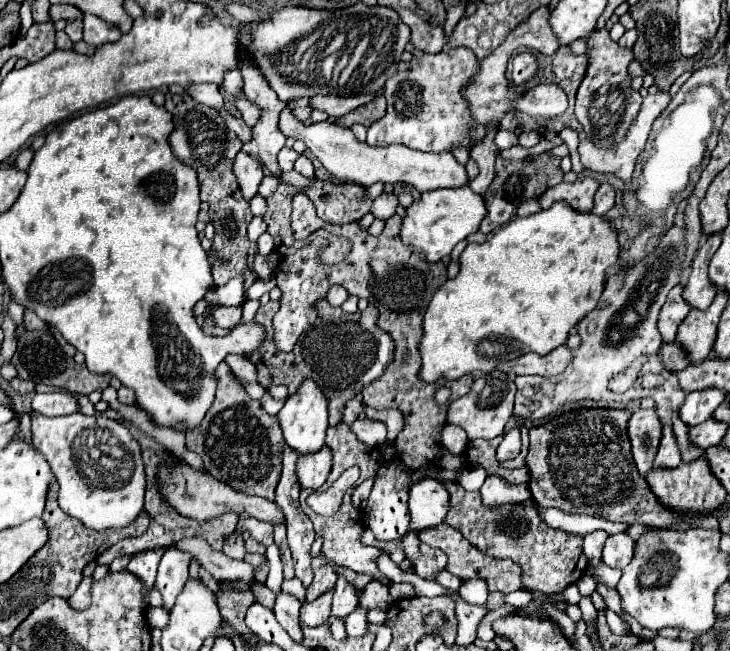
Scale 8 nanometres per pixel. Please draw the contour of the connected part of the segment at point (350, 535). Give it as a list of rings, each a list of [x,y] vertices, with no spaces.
[[[353,488],[351,490],[347,490],[347,494],[345,494],[345,498],[343,498],[343,502],[341,502],[341,506],[339,506],[339,510],[337,510],[337,514],[333,514],[333,516],[319,516],[319,514],[315,514],[309,506],[307,506],[307,496],[311,494],[309,490],[301,490],[301,504],[303,504],[303,512],[309,516],[309,520],[313,522],[313,526],[315,526],[315,532],[317,532],[317,536],[323,536],[323,548],[321,548],[321,554],[325,556],[325,558],[329,558],[333,564],[337,564],[337,566],[347,566],[347,568],[351,568],[351,570],[355,570],[357,574],[371,574],[373,578],[377,578],[377,580],[381,580],[381,582],[387,582],[387,578],[377,570],[377,566],[375,566],[375,558],[377,558],[377,554],[379,554],[379,550],[377,548],[371,548],[371,546],[365,546],[363,542],[361,542],[361,532],[363,532],[363,520],[361,520],[361,514],[353,508],[353,504],[351,504],[351,492],[353,492]]]

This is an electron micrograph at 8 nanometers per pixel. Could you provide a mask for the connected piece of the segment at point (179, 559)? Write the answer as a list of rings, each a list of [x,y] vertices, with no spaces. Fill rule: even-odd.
[[[167,548],[167,552],[161,558],[155,586],[163,594],[163,602],[165,602],[163,608],[167,612],[173,608],[175,598],[179,596],[179,592],[185,586],[185,580],[189,578],[189,574],[187,574],[189,562],[191,562],[189,552],[181,552],[177,548]]]

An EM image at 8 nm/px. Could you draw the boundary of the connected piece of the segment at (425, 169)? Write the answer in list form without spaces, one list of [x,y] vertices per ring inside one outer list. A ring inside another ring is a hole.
[[[283,108],[279,116],[279,128],[287,138],[303,140],[307,148],[319,158],[319,162],[333,174],[339,182],[355,182],[361,186],[371,186],[375,182],[385,184],[411,184],[419,192],[429,192],[437,188],[461,188],[469,184],[465,166],[461,166],[451,152],[419,152],[411,150],[401,144],[393,144],[387,148],[381,146],[369,146],[355,140],[353,132],[349,128],[341,128],[331,122],[319,122],[319,124],[303,124],[291,114],[291,108]]]

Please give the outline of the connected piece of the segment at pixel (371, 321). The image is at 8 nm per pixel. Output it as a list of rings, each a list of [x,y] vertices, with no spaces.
[[[269,300],[265,306],[259,308],[259,312],[253,318],[255,324],[261,324],[265,328],[265,342],[259,350],[259,362],[257,362],[259,384],[263,388],[271,384],[285,384],[289,388],[289,394],[293,394],[301,386],[301,380],[311,378],[325,392],[325,398],[329,400],[329,424],[331,426],[339,424],[343,404],[351,400],[357,392],[361,392],[367,384],[371,384],[375,378],[379,378],[393,360],[395,344],[393,338],[377,326],[377,308],[369,304],[363,312],[347,314],[341,308],[333,308],[325,300],[319,302],[317,304],[319,316],[315,324],[299,338],[299,342],[291,352],[281,352],[273,344],[271,320],[277,310],[279,302]]]

